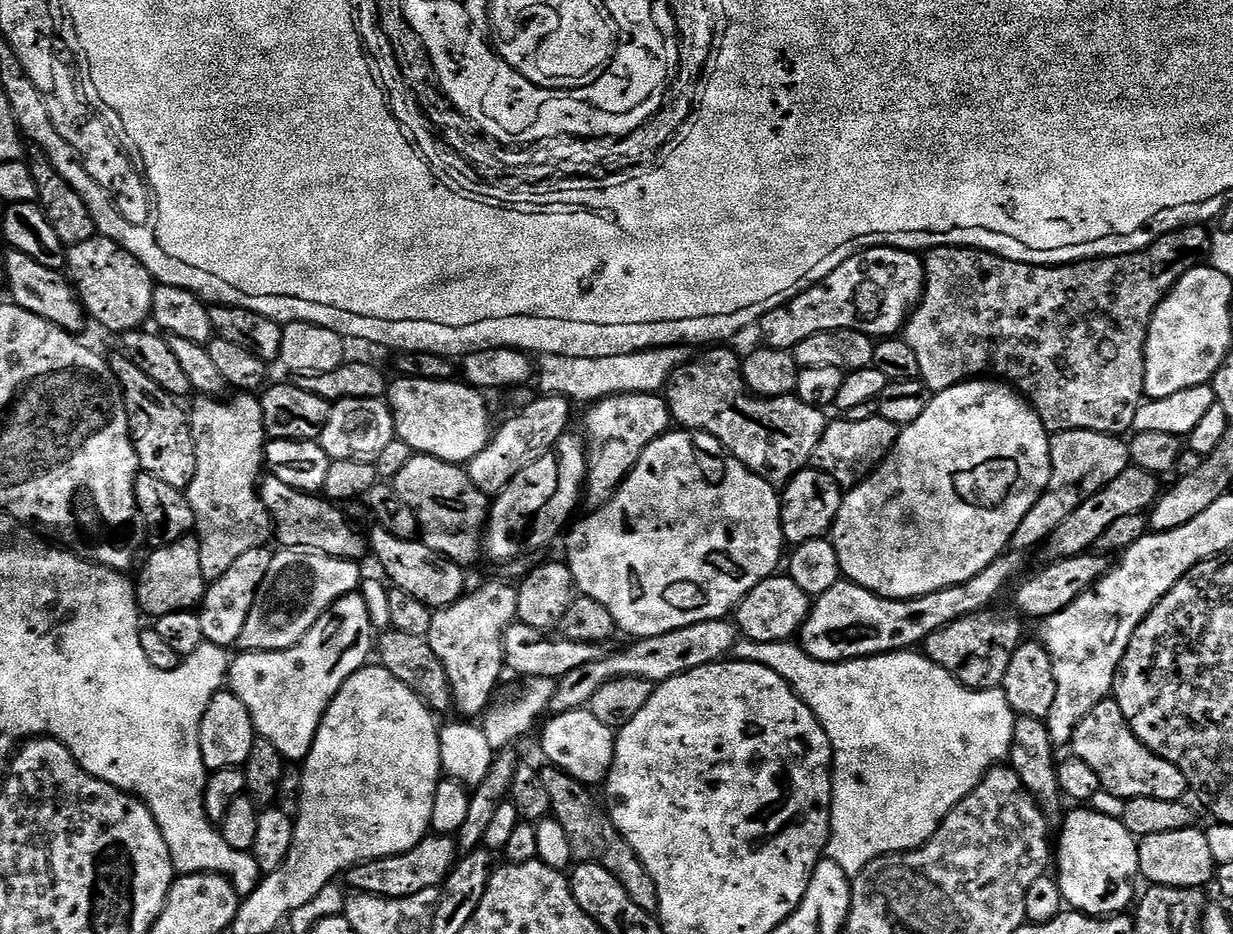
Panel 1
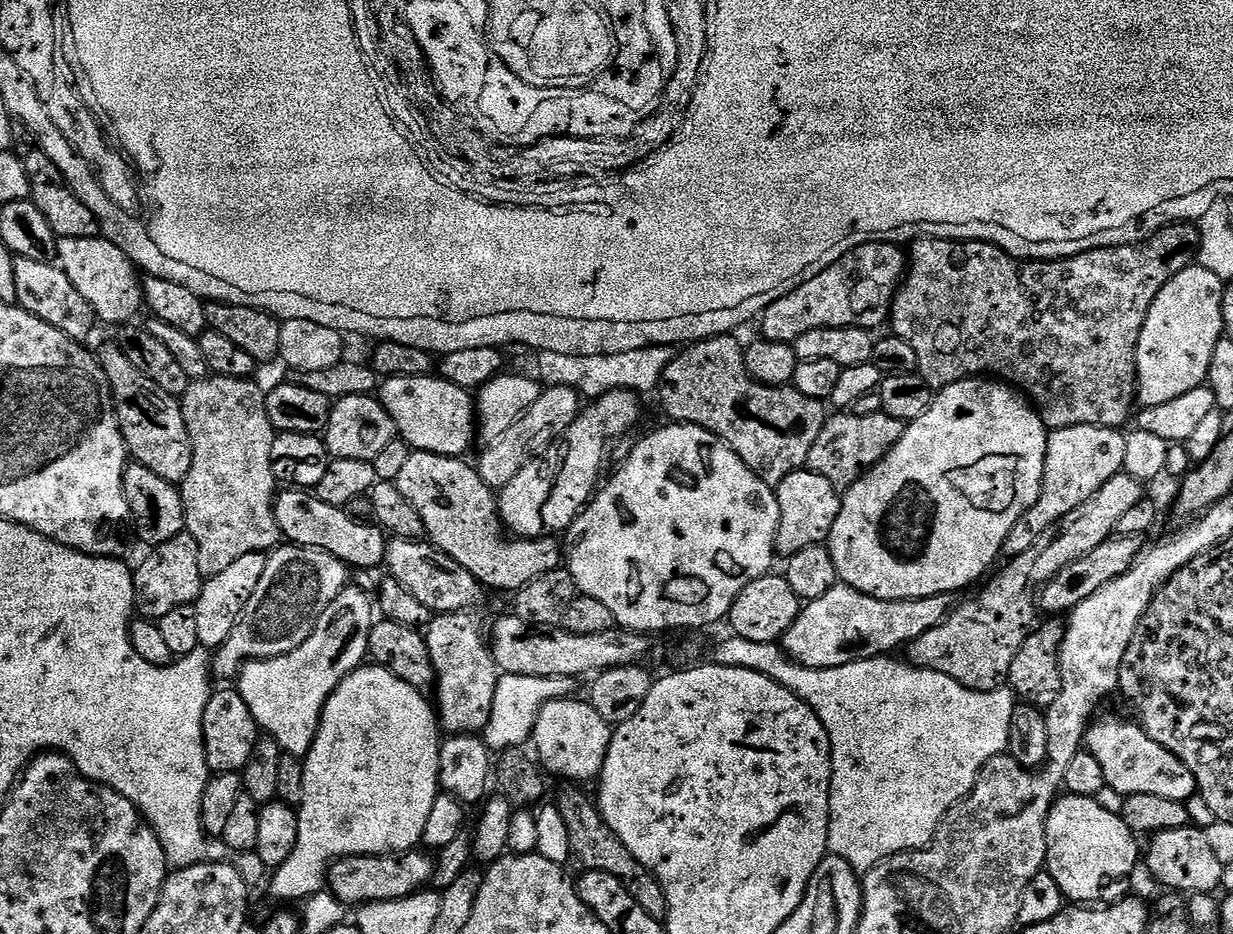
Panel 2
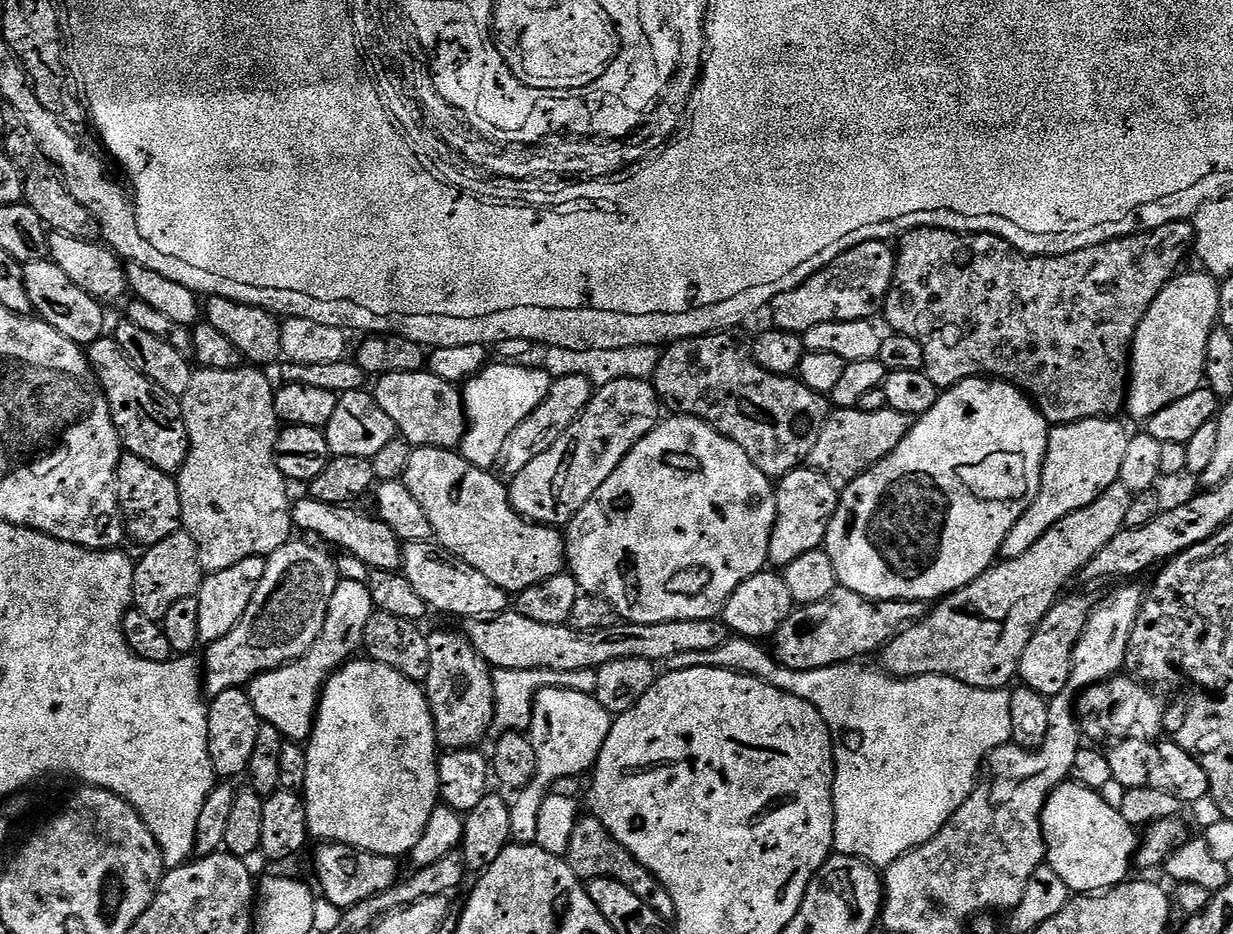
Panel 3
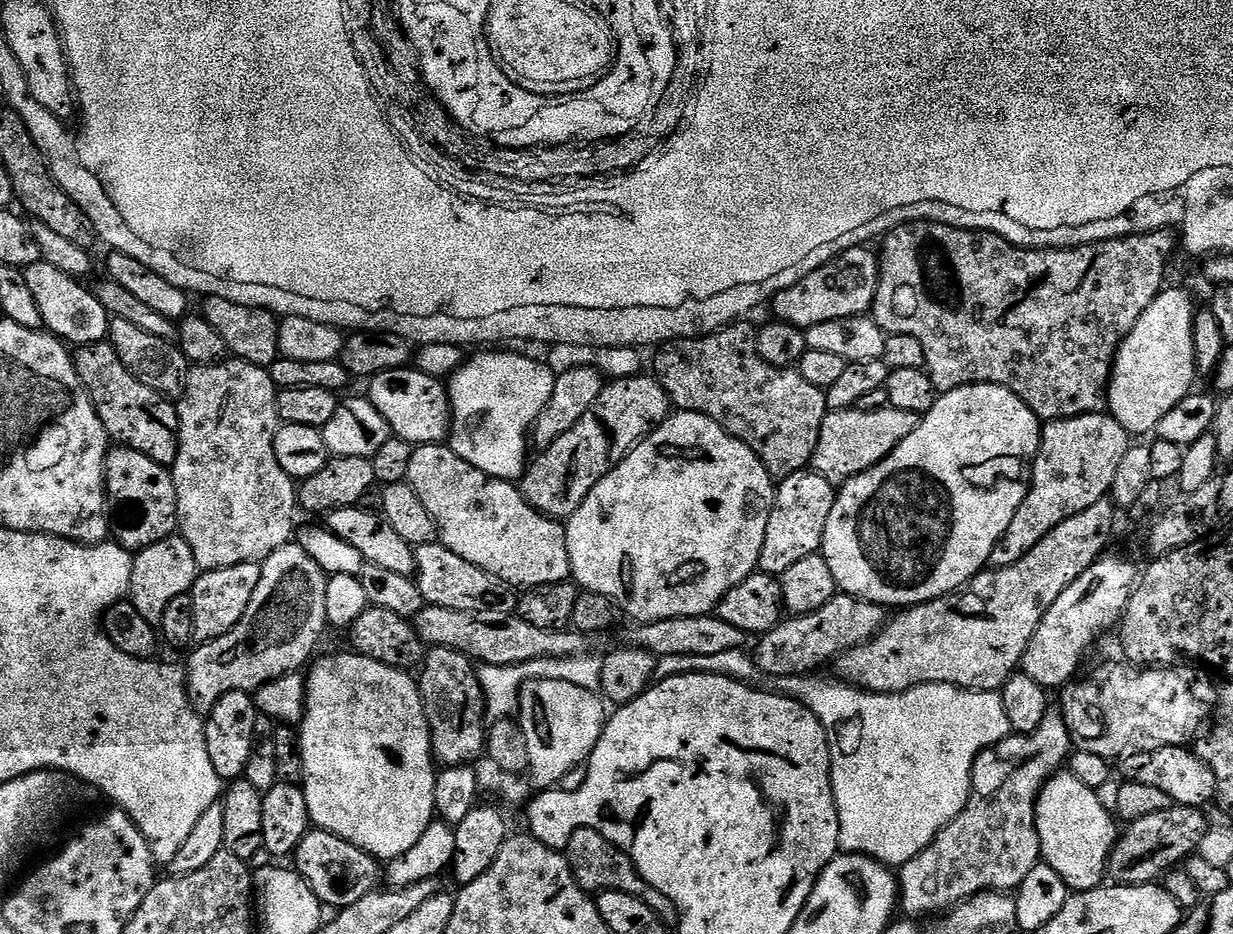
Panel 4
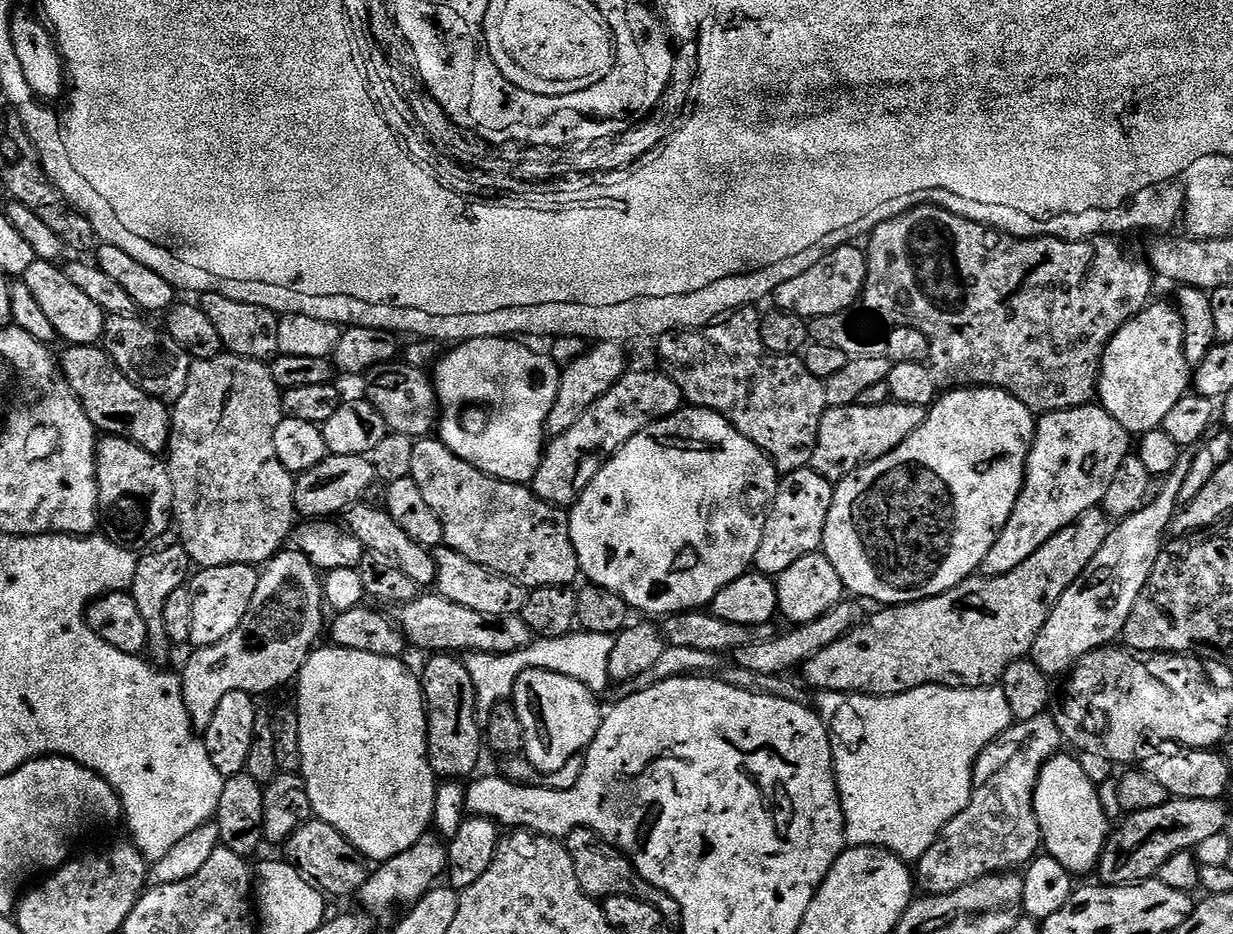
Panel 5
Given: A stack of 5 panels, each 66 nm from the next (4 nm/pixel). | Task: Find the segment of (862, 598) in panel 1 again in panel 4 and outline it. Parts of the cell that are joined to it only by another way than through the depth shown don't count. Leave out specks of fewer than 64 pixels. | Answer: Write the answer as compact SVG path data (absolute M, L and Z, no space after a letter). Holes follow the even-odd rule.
M837 594L822 606L822 610L814 610L810 614L792 616L791 618L781 619L775 628L763 633L759 637L760 645L756 652L751 653L752 661L758 666L758 670L764 672L765 677L774 676L807 676L820 670L823 664L831 665L836 657L854 646L864 644L871 640L886 623L885 609L879 604L871 604L869 600L859 600L857 596L847 594Z

